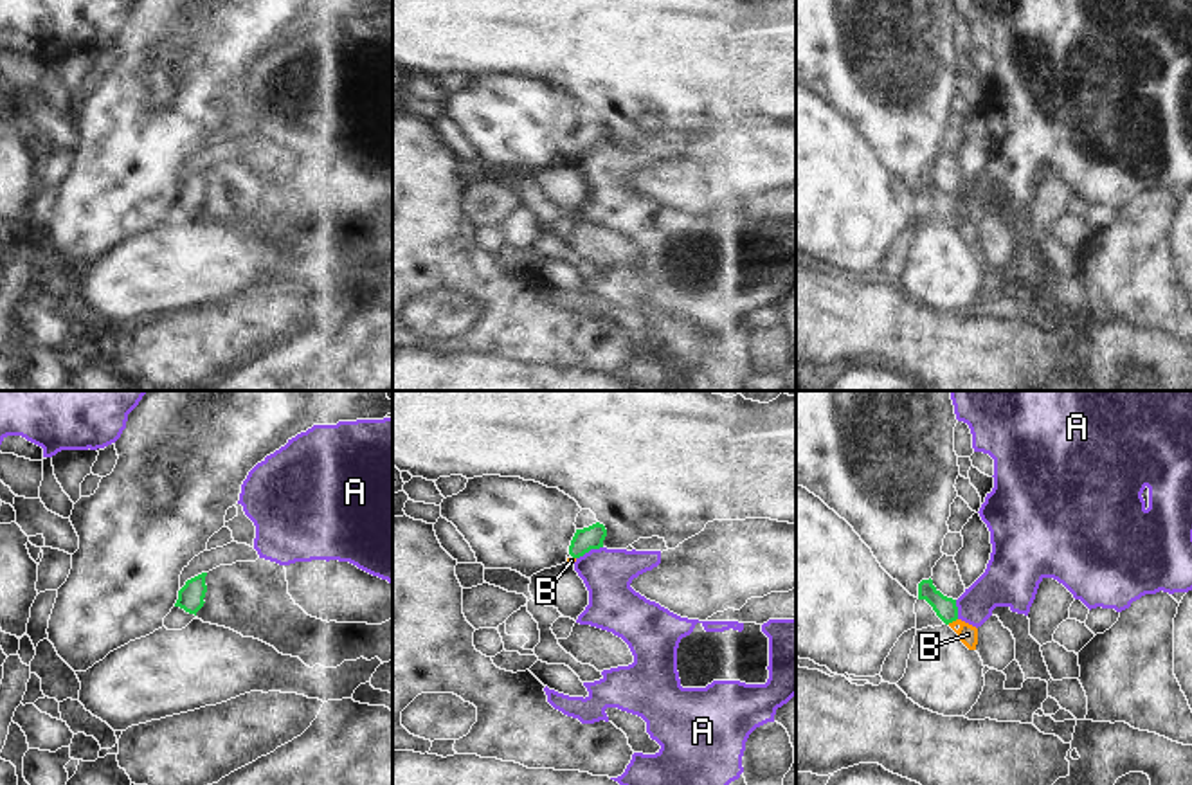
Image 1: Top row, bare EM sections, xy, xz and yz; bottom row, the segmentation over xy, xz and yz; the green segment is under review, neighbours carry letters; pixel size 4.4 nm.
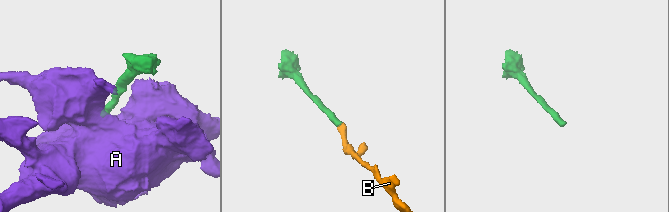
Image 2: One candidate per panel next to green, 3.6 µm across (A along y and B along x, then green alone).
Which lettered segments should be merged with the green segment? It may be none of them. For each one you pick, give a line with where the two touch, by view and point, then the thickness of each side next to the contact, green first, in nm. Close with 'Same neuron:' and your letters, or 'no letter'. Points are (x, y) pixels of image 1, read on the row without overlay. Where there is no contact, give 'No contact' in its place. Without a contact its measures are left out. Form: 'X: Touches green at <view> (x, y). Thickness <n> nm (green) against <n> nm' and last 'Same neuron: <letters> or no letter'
B: Touches green at yz (951, 218). Thickness 100 nm (green) against 90 nm
Same neuron: B.

